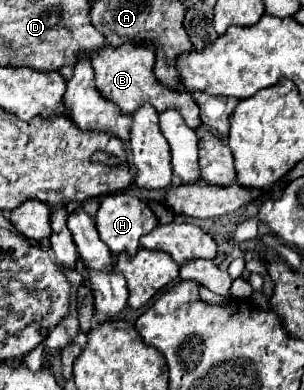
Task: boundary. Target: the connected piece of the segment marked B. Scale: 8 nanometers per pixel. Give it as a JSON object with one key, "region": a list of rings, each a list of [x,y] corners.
{"region":[[[124,44],[120,48],[102,48],[100,52],[82,52],[82,56],[88,56],[94,64],[96,70],[96,86],[100,88],[102,96],[116,104],[120,108],[122,114],[134,114],[136,108],[140,108],[142,104],[152,104],[156,108],[158,114],[166,112],[166,110],[176,110],[180,112],[180,116],[186,120],[186,124],[192,130],[200,128],[200,118],[198,118],[198,104],[194,102],[194,94],[188,94],[186,90],[172,90],[164,84],[160,84],[154,74],[152,74],[152,66],[154,66],[154,48],[152,44]]]}

